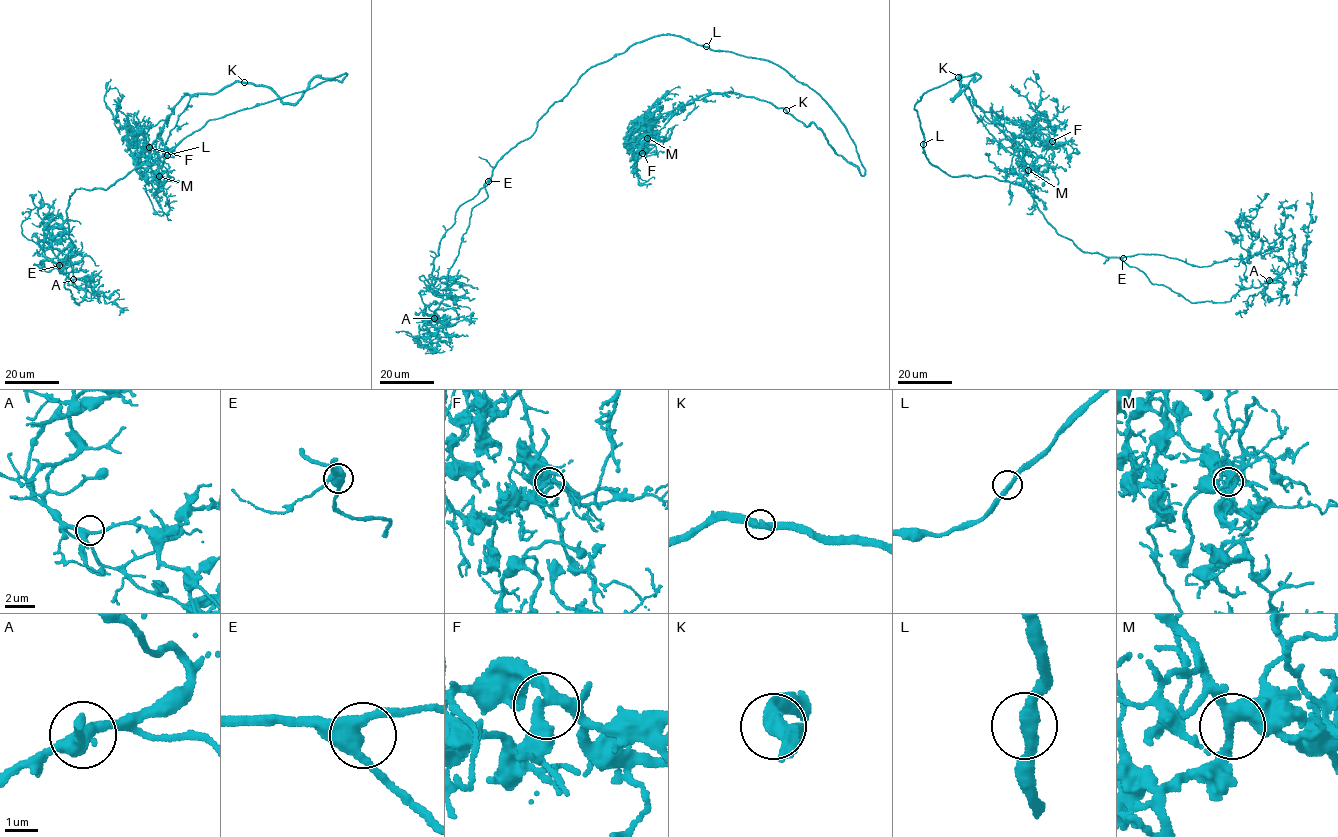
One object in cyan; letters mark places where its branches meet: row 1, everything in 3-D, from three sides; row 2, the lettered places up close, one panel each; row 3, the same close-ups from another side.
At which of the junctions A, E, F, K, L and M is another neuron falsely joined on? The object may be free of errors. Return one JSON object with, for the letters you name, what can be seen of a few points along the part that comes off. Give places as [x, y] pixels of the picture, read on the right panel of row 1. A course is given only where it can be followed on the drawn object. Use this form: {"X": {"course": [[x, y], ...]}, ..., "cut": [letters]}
{"cut": []}

